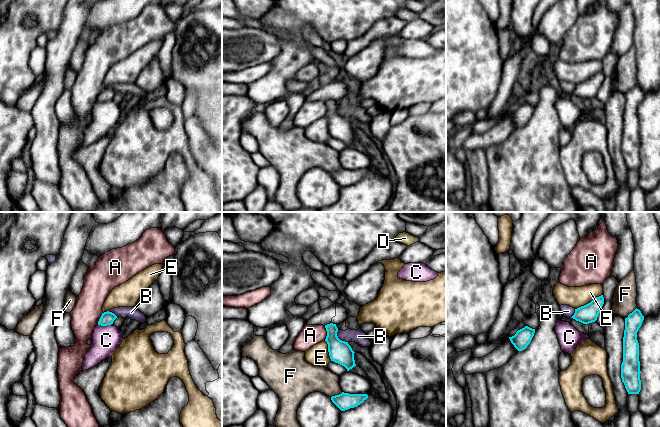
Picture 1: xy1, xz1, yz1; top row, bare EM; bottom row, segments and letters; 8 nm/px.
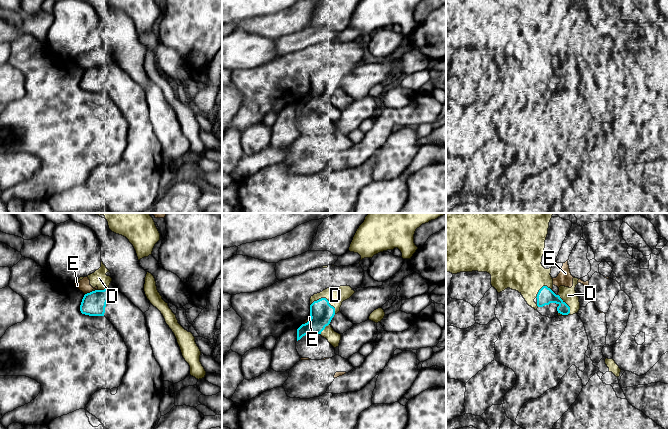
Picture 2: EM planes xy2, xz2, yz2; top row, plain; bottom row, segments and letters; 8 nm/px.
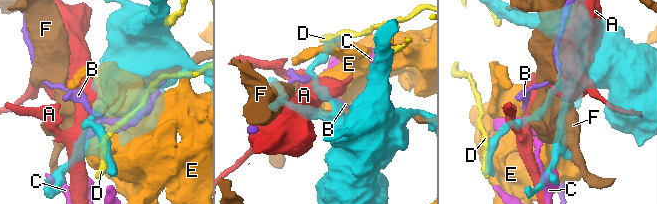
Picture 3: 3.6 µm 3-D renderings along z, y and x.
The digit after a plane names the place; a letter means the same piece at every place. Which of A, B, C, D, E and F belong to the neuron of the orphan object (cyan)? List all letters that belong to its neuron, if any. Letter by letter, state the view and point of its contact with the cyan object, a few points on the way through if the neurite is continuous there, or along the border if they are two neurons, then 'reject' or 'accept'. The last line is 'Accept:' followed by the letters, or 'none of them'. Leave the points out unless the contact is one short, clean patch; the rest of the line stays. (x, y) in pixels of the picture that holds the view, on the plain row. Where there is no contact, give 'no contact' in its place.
A: xz1 (327, 109) | reject
B: xz1 (338, 114) | along xz1 (337, 106), (337, 112), (347, 118) | reject
C: xy1 (105, 101) | reject
D: xz2 (325, 74) | accept
E: yz1 (588, 79) | reject
F: yz1 (630, 89) | reject
Accept: D

